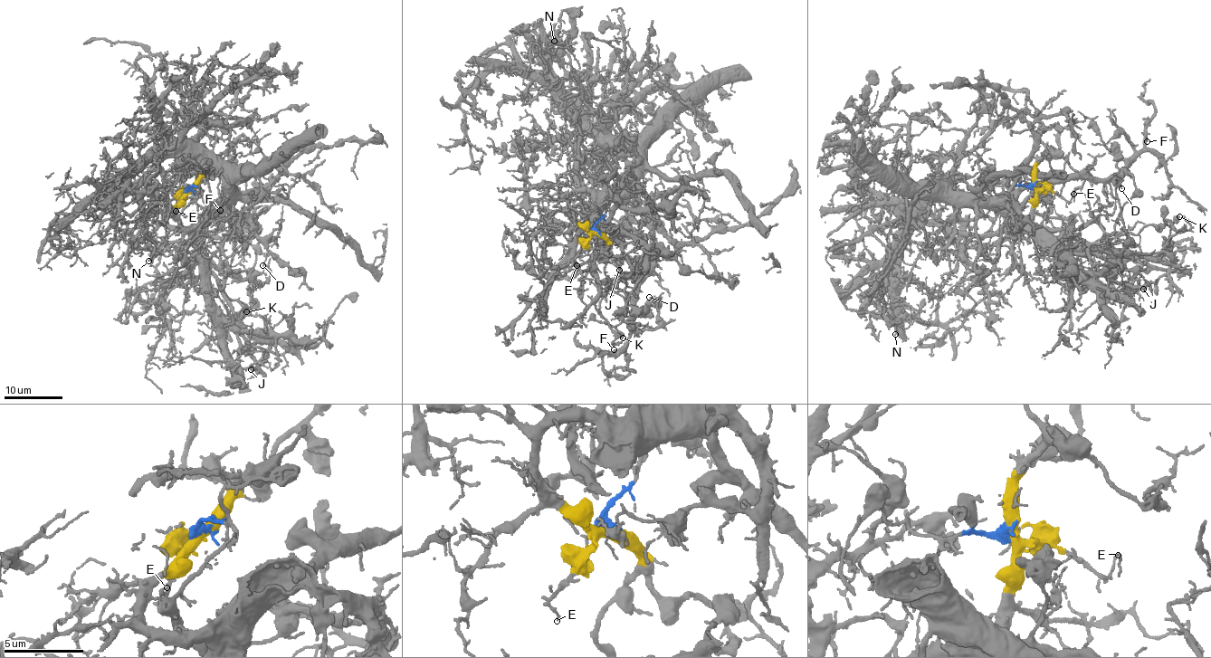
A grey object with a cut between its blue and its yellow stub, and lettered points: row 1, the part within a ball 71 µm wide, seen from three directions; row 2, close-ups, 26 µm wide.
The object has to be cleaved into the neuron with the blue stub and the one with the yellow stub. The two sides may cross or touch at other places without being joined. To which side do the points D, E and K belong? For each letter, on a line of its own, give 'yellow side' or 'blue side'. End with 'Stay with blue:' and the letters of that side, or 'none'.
D: blue side
E: yellow side
K: blue side
Stay with blue: D, K

